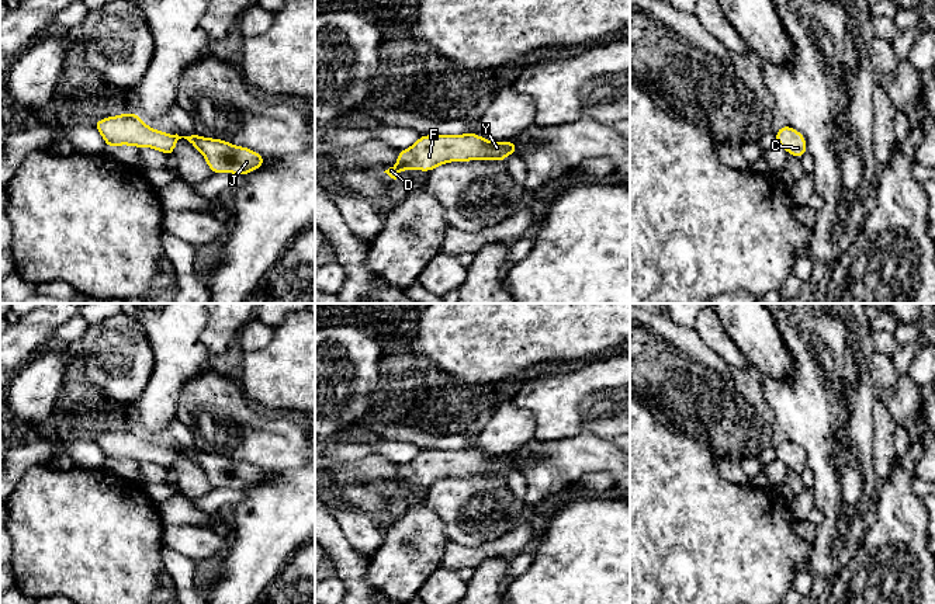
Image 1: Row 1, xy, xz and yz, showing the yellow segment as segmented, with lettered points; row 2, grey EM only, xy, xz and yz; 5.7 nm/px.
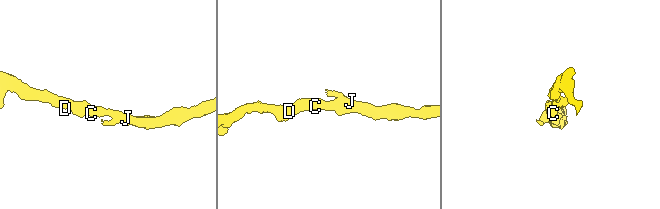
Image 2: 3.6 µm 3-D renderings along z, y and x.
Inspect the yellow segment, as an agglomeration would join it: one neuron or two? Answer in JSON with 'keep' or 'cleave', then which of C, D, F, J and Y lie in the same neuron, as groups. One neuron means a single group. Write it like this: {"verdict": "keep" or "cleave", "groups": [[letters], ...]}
{"verdict": "keep", "groups": [["C", "D", "F", "J", "Y"]]}

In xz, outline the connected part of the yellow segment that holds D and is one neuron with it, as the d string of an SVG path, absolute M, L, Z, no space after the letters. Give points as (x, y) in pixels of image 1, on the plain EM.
M474 447L463 449L420 449L408 464L398 466L398 475L387 487L391 493L402 485L432 486L450 476L495 475L505 476L510 469L519 469L513 455L494 457Z

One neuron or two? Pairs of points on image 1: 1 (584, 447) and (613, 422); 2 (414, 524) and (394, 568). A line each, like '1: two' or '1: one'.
1: two
2: one

